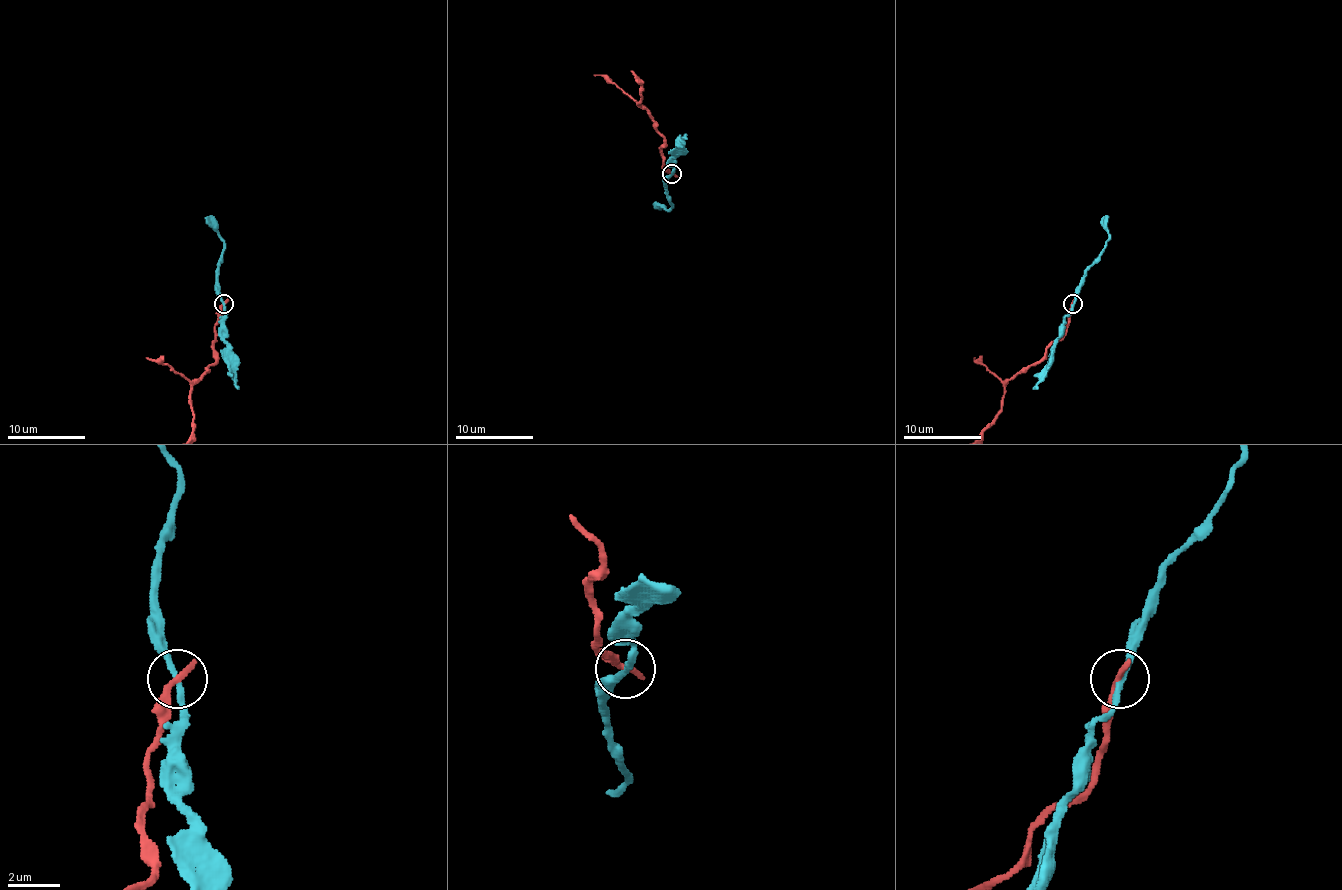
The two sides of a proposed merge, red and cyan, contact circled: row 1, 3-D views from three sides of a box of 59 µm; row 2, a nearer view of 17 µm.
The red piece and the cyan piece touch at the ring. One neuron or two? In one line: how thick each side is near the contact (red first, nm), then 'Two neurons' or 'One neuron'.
Thickness 300 nm (red) against 200 nm. Two neurons

